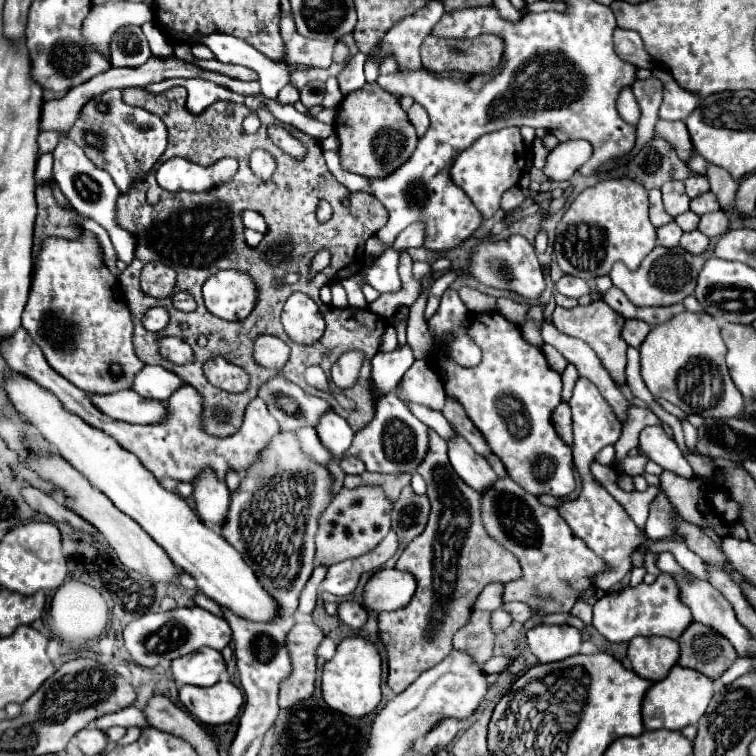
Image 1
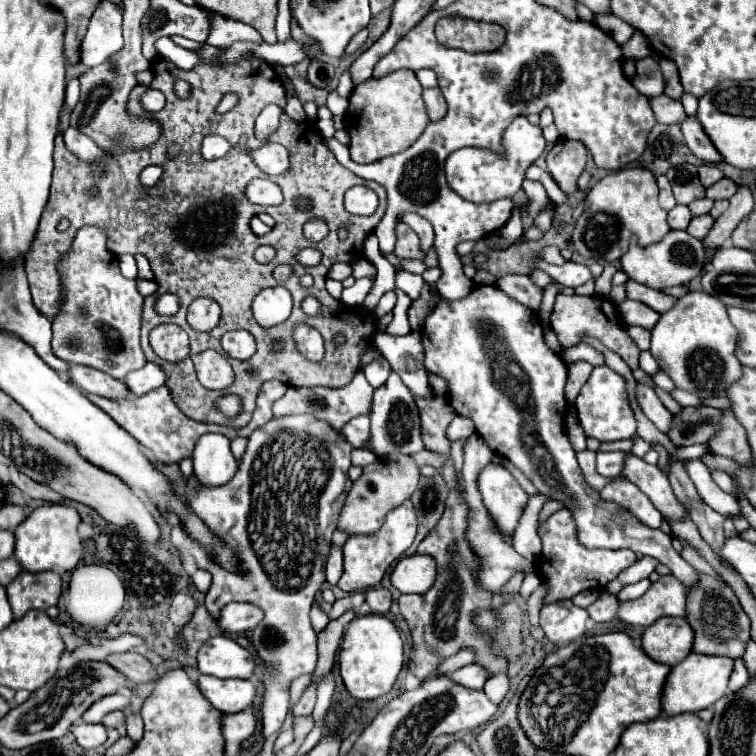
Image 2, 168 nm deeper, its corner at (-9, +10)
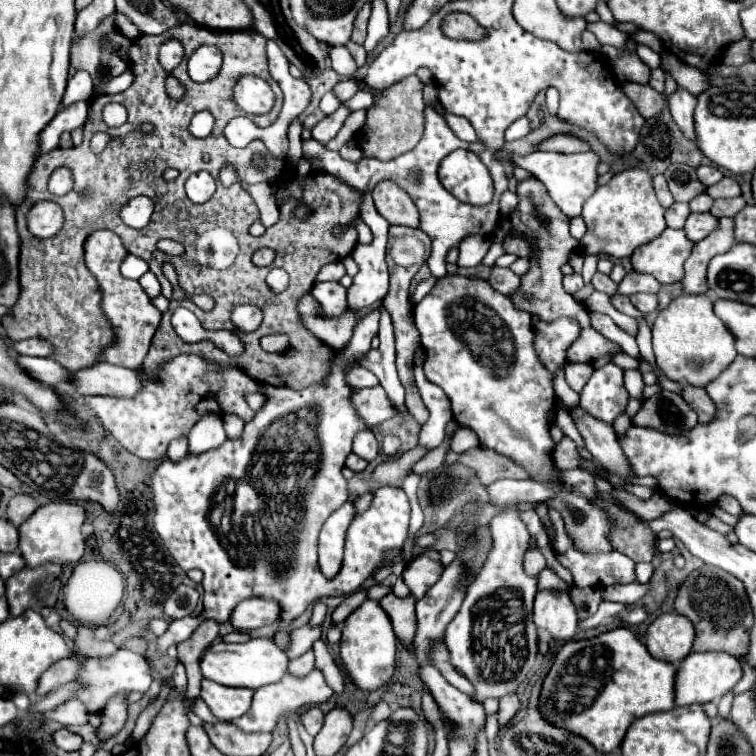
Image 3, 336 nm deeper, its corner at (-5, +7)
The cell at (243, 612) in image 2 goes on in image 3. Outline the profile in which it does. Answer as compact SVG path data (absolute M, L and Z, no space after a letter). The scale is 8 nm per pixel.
M250 599L250 601L242 601L230 621L236 629L240 631L252 631L252 629L258 629L258 627L264 627L264 625L272 625L274 621L278 621L282 609L276 601L264 601L264 599Z

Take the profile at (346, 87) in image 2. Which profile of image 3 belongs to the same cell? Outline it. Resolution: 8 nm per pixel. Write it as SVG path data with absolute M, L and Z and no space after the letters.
M326 93L326 95L322 97L322 101L320 101L320 109L322 109L324 115L332 115L338 107L340 107L340 101L336 101L334 93Z

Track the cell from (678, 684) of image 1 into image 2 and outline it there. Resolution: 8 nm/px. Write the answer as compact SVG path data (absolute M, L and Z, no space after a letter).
M690 652L680 664L672 666L664 690L662 690L662 712L666 716L676 714L696 714L704 708L712 708L718 698L726 694L728 678L732 674L734 660L722 656L704 656Z

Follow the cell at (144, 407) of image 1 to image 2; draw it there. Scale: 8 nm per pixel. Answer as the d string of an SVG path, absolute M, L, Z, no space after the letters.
M70 364L70 378L76 386L80 386L84 392L102 396L102 398L132 398L134 394L130 394L130 390L126 390L126 384L122 380L114 380L112 376L88 368L88 366L76 366Z

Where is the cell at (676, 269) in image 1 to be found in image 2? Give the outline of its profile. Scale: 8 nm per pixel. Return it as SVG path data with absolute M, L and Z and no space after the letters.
M670 230L658 244L646 248L630 246L630 250L622 256L620 264L628 278L654 290L666 290L672 286L688 284L692 278L702 274L702 268L706 264L706 248L698 238L690 236L686 230Z

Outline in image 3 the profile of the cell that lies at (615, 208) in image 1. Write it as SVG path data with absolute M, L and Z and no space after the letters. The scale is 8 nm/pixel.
M626 169L616 173L606 185L600 185L592 197L586 199L582 217L588 223L588 233L580 241L584 253L606 253L612 257L630 257L636 247L656 239L664 229L666 209L658 205L652 187L652 175L642 169Z

